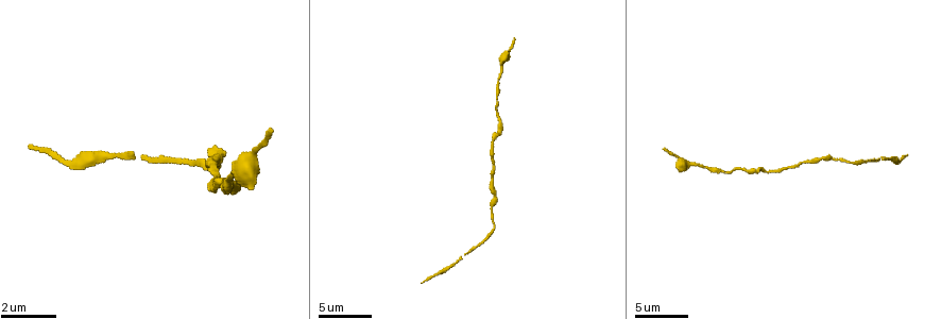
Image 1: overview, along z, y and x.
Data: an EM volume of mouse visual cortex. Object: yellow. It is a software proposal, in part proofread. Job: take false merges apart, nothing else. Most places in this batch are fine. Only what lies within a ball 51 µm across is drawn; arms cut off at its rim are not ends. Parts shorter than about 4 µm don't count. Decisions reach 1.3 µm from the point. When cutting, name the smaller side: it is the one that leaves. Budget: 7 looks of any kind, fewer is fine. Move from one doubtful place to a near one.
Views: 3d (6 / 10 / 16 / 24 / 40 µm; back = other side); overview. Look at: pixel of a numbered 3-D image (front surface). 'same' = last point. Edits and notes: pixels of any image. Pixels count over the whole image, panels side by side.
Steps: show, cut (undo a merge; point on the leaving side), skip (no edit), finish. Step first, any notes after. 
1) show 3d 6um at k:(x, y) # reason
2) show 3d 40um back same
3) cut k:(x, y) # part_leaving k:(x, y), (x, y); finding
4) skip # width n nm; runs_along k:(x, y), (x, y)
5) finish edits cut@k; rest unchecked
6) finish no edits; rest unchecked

show 3d 16um at 1:(457, 262) # thick turns thin

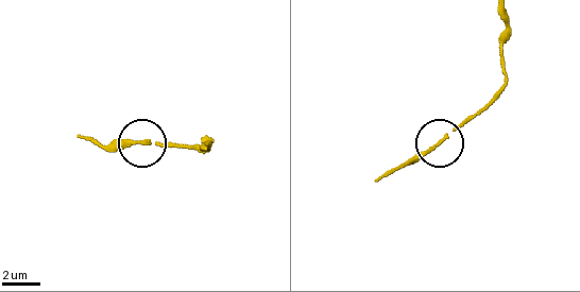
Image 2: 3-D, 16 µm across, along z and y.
skip # continuous, no second cell

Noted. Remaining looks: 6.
show 3d 16um at 1:(797, 165)

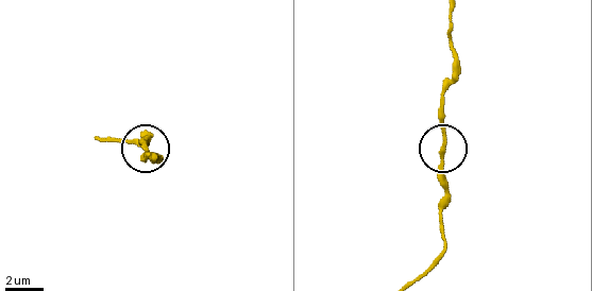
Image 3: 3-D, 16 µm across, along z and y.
skip # runs_along 3:(444, 150), (444, 85); one cell here

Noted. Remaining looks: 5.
show 3d 6um at 1:(499, 122) # calibre changes

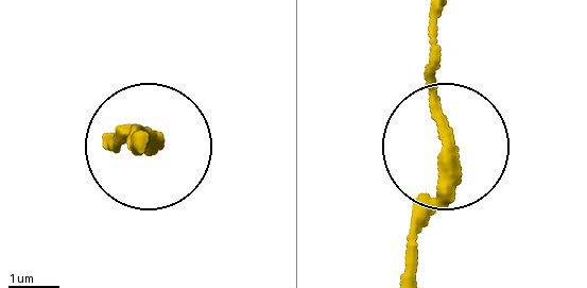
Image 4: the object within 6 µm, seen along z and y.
skip # runs_along 4:(416, 272), (416, 222), (442, 171), (429, 19); continuous, no second cell

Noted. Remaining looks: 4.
finish no edits; rest unchecked

